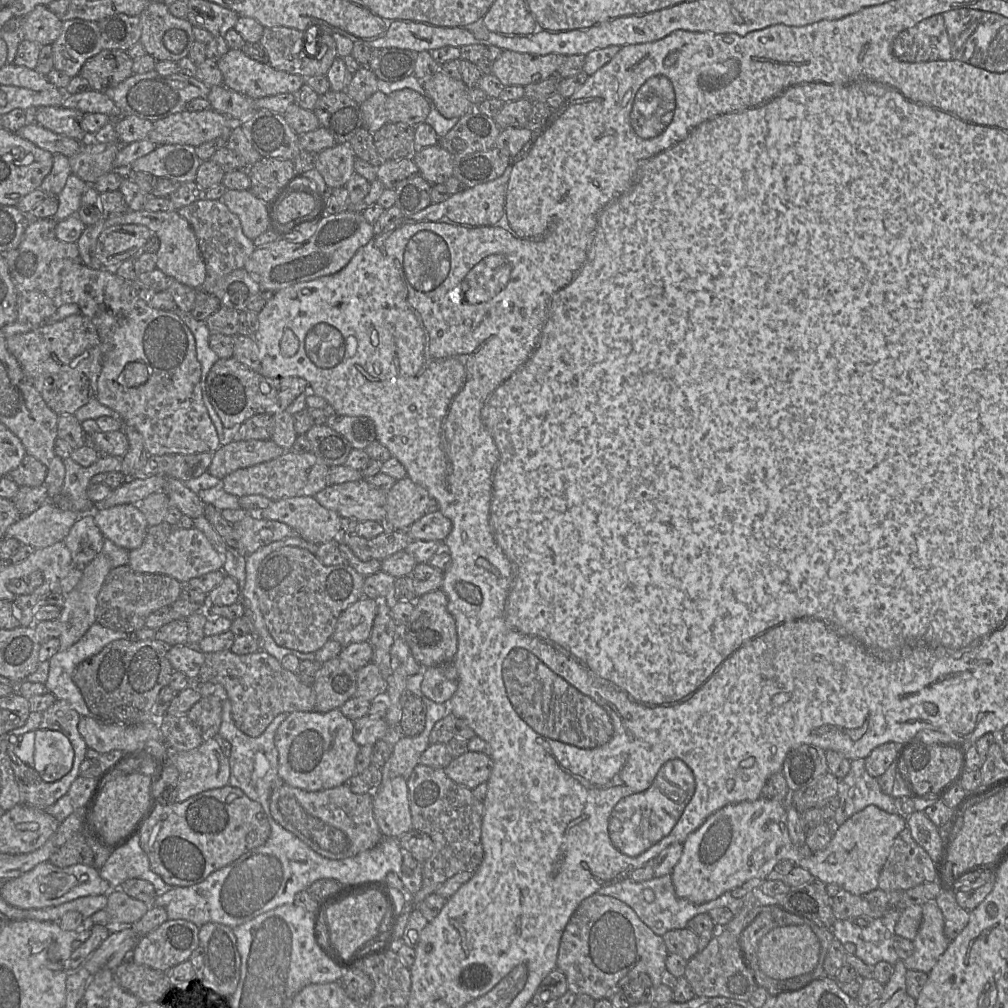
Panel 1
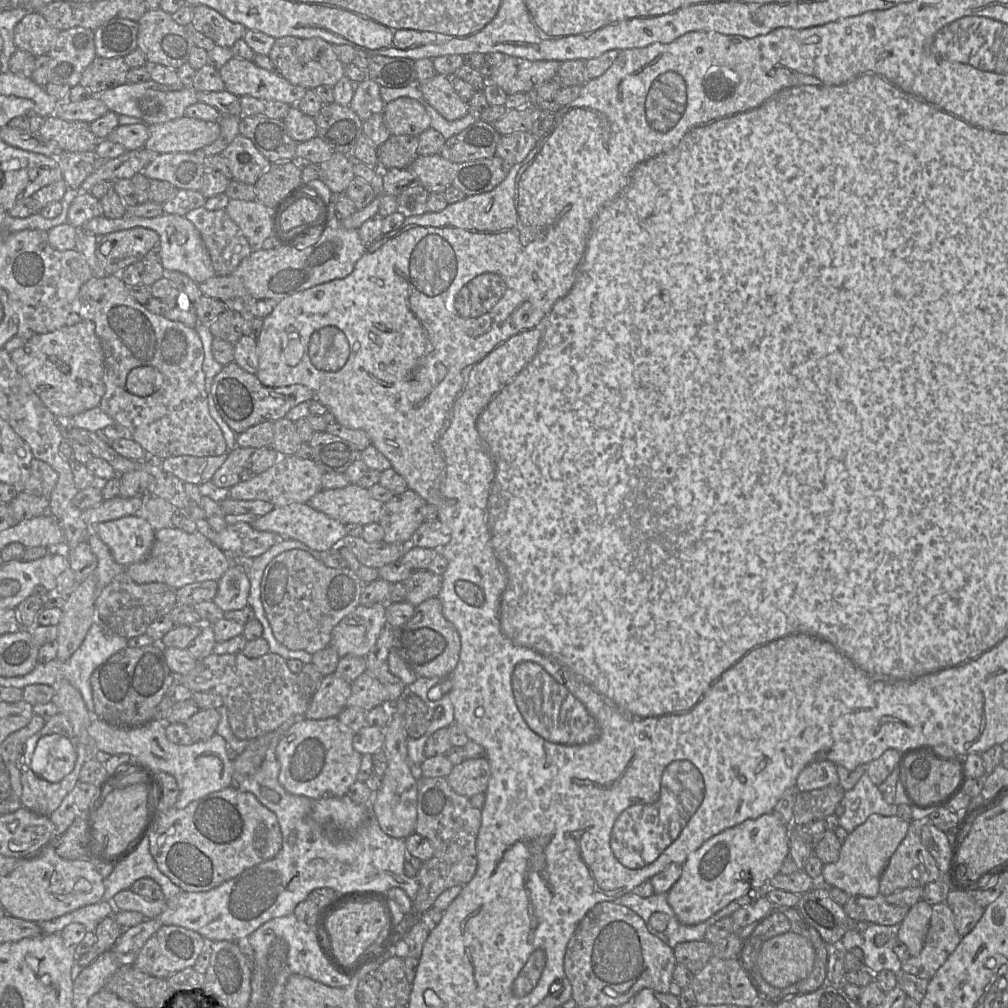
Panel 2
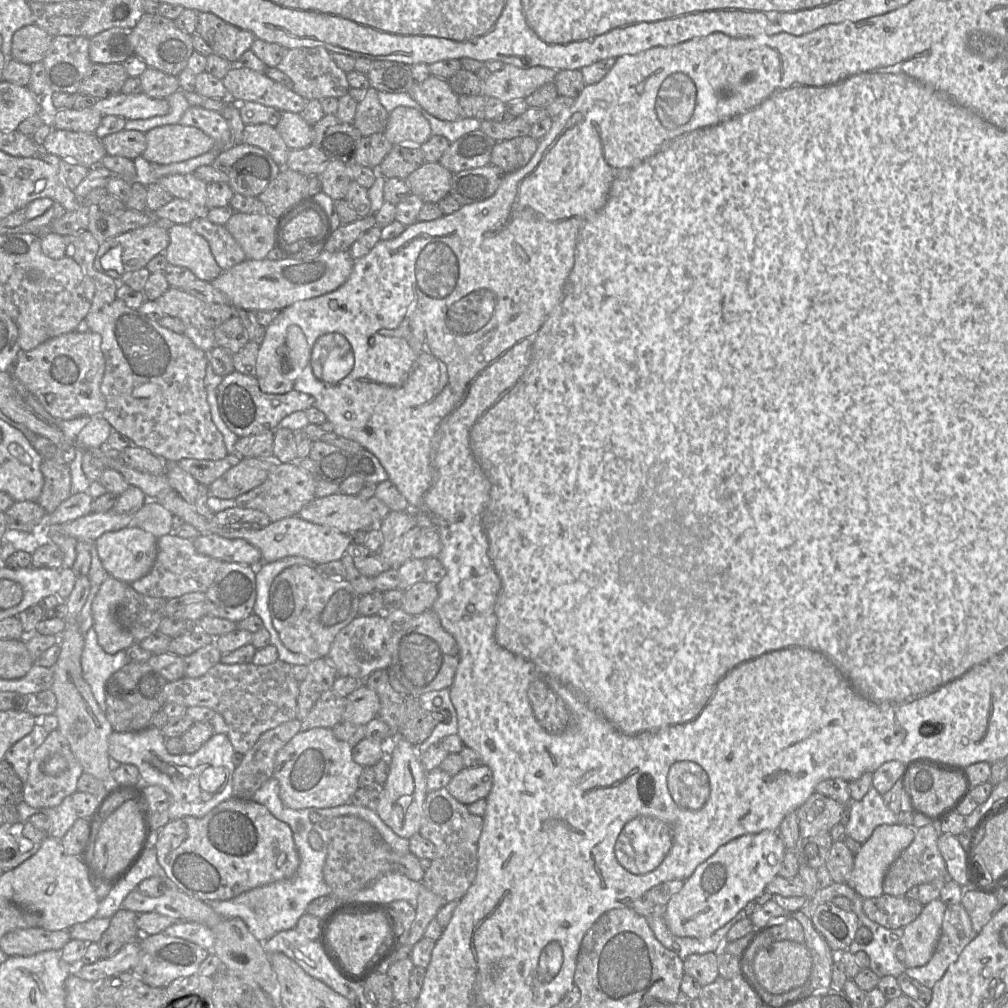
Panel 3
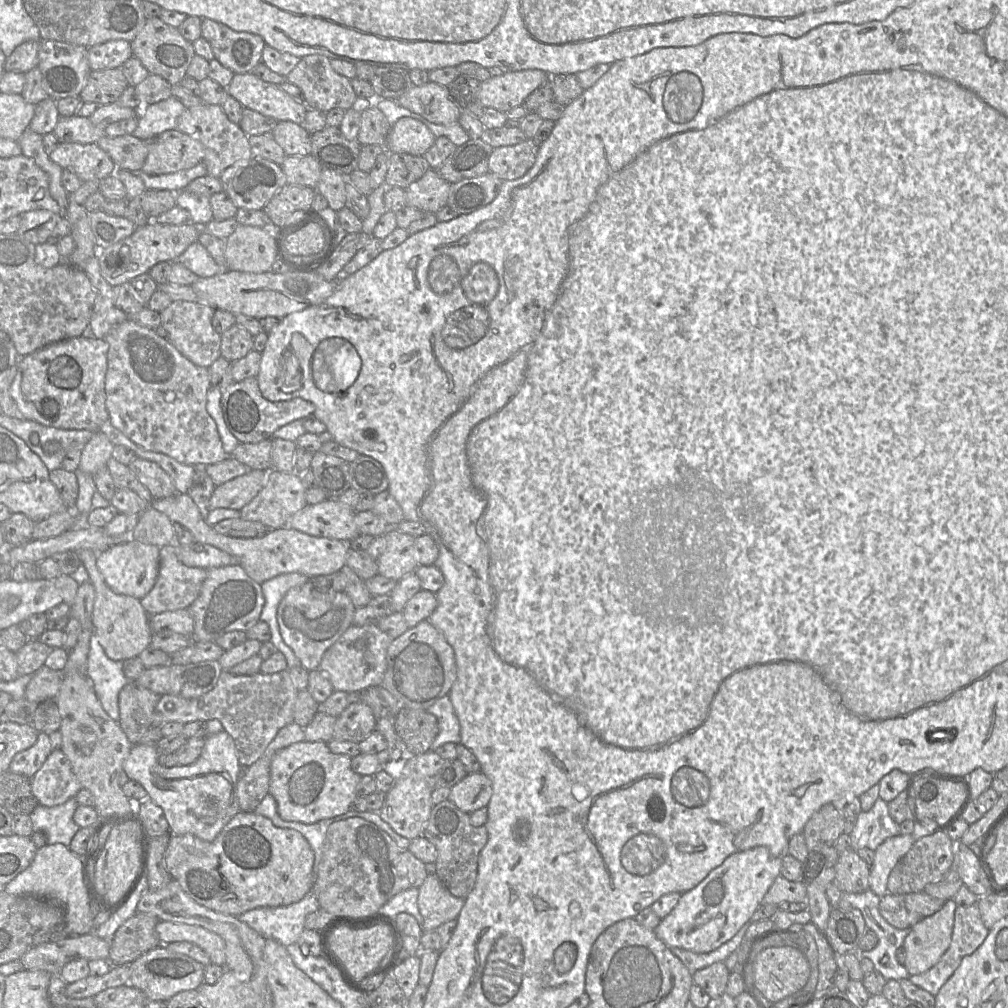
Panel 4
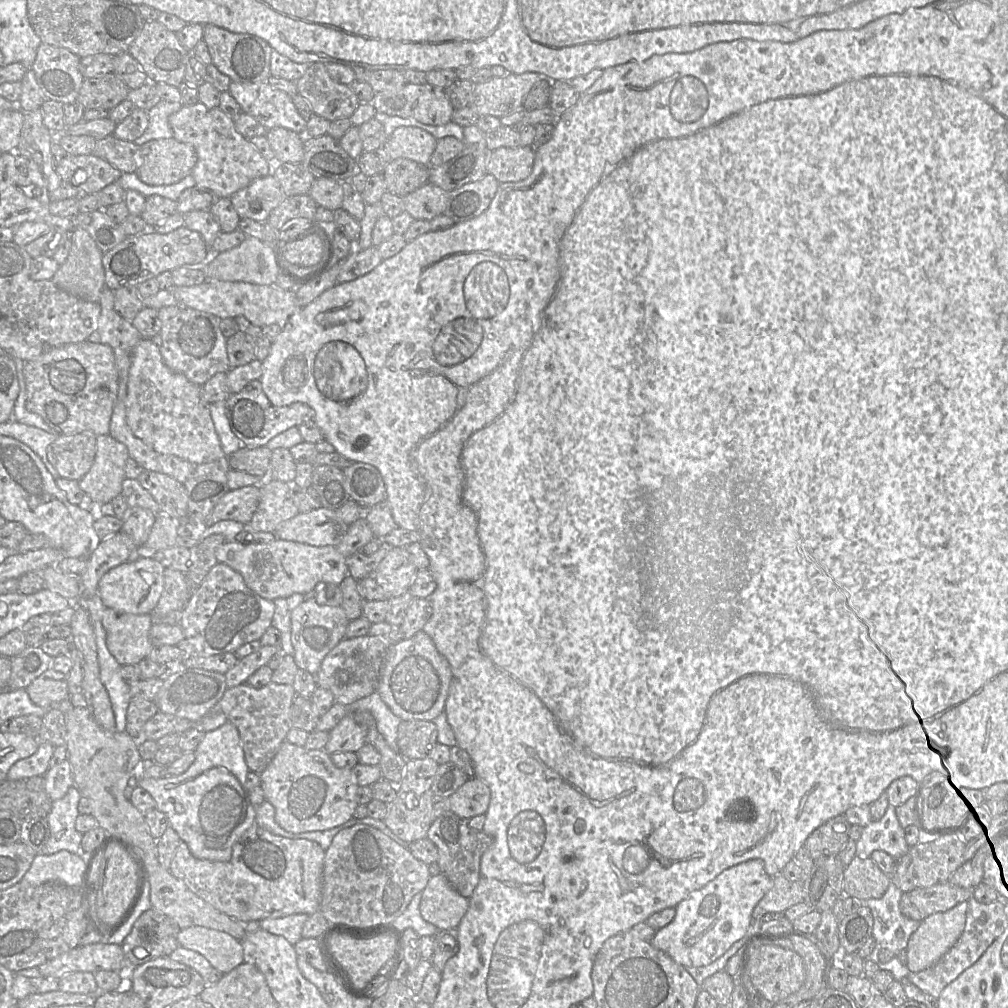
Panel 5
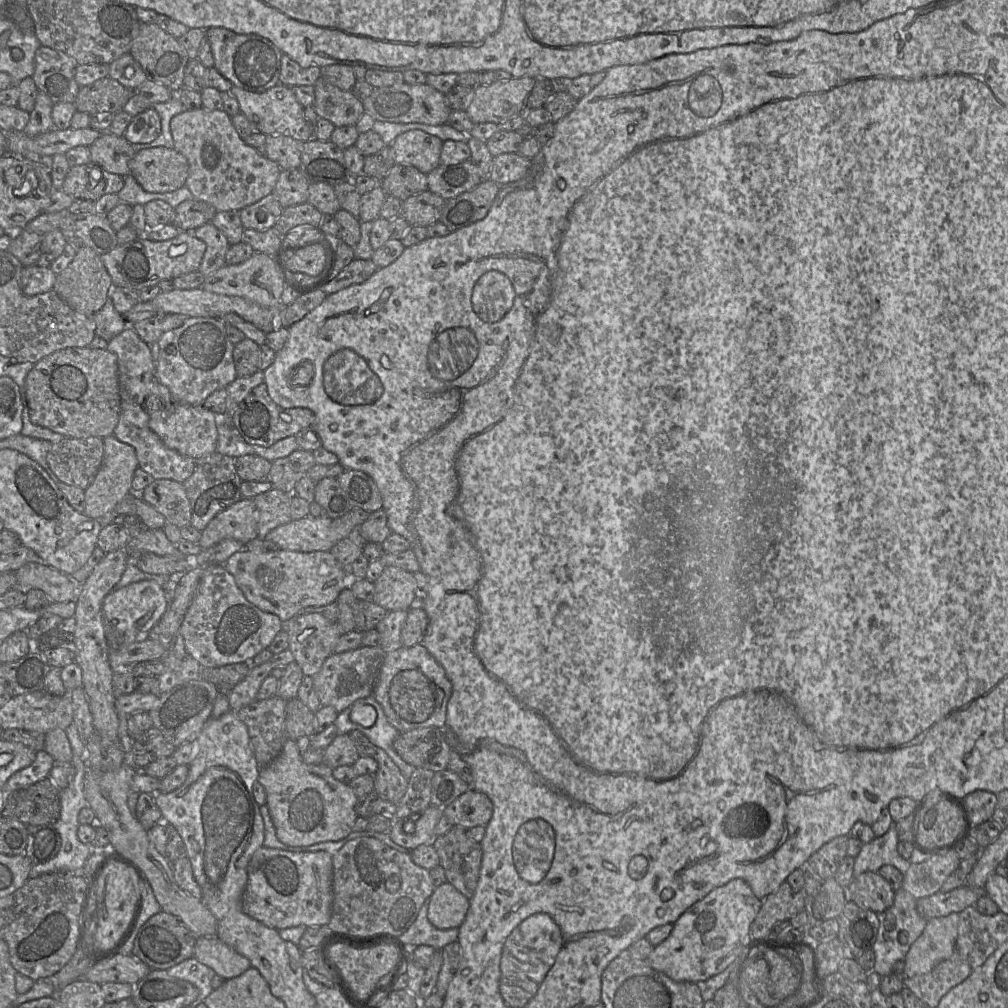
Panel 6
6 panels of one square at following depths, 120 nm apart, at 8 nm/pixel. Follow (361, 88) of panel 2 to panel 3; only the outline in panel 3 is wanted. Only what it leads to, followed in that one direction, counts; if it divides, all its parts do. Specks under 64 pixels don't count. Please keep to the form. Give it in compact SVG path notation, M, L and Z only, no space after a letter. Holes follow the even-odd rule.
M370 87L357 104L354 126L362 136L370 137L385 130L389 113L379 101L377 90Z

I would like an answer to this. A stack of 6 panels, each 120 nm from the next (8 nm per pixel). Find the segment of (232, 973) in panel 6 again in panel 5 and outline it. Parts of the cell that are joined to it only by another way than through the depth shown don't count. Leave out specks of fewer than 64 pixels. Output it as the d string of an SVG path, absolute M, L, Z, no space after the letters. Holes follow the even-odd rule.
M202 926L180 929L179 946L198 952L213 968L227 974L246 961L246 948L229 934Z

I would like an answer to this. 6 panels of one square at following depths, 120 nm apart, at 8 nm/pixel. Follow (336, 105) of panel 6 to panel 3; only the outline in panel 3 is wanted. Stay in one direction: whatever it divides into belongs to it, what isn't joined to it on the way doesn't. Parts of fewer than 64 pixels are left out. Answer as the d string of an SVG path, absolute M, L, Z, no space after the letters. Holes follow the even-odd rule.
M322 46L288 49L276 68L290 78L292 90L306 100L322 100L329 97L339 99L351 88L347 73L337 66L331 53Z

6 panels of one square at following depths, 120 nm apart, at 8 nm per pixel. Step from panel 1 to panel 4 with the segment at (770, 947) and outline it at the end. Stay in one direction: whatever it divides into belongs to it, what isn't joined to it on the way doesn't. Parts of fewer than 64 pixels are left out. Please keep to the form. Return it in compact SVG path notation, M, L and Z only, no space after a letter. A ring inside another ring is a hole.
M790 946L752 951L750 963L756 988L769 1001L784 1001L799 992L810 976L804 954Z

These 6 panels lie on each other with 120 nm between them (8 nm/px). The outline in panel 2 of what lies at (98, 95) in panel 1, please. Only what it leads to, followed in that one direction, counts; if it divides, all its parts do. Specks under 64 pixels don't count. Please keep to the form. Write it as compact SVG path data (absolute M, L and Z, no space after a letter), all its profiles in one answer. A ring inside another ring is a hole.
M93 96L78 102L58 101L54 115L64 120L81 121L90 124L104 116L108 111L106 104L98 97Z

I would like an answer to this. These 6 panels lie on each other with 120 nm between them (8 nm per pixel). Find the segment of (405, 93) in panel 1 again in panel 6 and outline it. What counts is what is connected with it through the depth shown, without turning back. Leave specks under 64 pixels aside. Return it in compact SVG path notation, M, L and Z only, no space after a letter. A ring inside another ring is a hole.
M409 130L399 134L387 145L392 149L396 164L411 165L424 174L439 166L443 141L422 130Z

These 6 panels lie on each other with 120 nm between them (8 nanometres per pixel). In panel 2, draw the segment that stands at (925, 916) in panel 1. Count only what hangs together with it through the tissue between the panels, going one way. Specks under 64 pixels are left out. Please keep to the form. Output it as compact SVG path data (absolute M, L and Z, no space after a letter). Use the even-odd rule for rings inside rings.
M946 902L933 905L924 946L918 956L910 956L902 962L902 971L930 980L961 939L949 905Z

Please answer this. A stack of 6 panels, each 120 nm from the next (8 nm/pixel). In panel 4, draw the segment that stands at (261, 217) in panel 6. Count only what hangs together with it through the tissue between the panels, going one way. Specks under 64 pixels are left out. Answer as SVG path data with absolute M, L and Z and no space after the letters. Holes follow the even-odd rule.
M260 156L235 162L223 171L219 179L236 207L247 210L263 209L275 193L288 183L281 165Z

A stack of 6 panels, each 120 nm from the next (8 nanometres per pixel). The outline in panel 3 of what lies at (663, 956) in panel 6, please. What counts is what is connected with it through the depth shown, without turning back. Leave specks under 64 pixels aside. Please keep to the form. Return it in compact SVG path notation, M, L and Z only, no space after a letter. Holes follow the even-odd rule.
M775 830L745 834L722 845L695 869L684 881L679 892L672 895L664 908L664 920L670 932L680 937L706 938L734 918L750 901L754 900L778 875L786 847Z

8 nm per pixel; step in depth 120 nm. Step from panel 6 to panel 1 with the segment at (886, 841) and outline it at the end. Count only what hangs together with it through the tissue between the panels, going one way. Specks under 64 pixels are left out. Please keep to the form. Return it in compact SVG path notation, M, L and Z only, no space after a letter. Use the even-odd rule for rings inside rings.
M865 759L851 760L849 773L839 779L837 797L840 803L834 820L838 825L870 805L889 814L898 814L894 798L885 794L878 780L867 772Z

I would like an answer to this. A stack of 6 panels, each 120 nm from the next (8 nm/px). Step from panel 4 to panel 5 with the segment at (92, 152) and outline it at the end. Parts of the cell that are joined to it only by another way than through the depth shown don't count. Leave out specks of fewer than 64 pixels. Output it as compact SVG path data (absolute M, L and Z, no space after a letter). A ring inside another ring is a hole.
M67 154L55 171L62 182L76 187L81 195L97 194L107 185L118 182L122 172L94 155Z

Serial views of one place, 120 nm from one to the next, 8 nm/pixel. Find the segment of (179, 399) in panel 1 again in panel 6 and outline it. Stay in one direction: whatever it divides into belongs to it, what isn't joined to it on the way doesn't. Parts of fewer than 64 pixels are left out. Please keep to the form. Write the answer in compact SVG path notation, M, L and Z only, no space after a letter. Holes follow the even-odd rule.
M155 380L144 401L149 416L149 426L166 447L193 459L200 459L216 452L218 417L203 405L192 406L173 399L169 389Z

